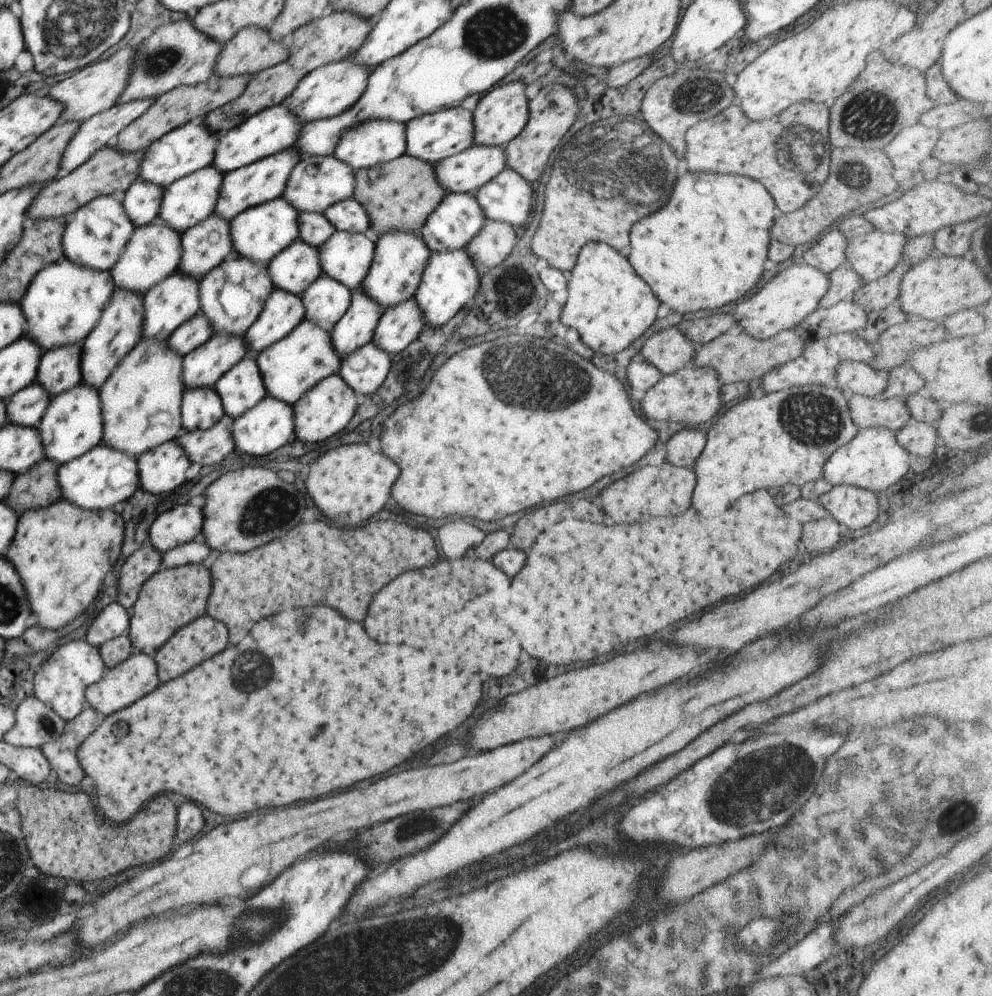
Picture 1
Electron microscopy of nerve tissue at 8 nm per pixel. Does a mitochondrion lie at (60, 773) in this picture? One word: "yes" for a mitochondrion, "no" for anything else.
no

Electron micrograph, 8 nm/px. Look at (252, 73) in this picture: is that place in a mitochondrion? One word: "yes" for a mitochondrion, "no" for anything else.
no

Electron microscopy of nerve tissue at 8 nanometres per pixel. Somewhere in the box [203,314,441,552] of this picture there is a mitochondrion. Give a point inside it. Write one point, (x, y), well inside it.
(257, 519)

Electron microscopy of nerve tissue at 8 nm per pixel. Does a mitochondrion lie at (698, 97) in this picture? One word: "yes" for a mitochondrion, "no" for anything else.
yes

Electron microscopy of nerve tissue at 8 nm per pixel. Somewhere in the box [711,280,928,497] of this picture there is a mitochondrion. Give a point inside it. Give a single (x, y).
(812, 418)

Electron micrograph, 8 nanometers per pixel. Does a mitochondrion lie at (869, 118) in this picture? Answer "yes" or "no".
yes

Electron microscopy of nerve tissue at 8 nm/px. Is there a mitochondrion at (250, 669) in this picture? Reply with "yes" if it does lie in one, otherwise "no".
yes

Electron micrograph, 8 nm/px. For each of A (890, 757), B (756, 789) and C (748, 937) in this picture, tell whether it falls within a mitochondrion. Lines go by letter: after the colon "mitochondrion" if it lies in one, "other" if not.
A: mitochondrion
B: mitochondrion
C: mitochondrion

